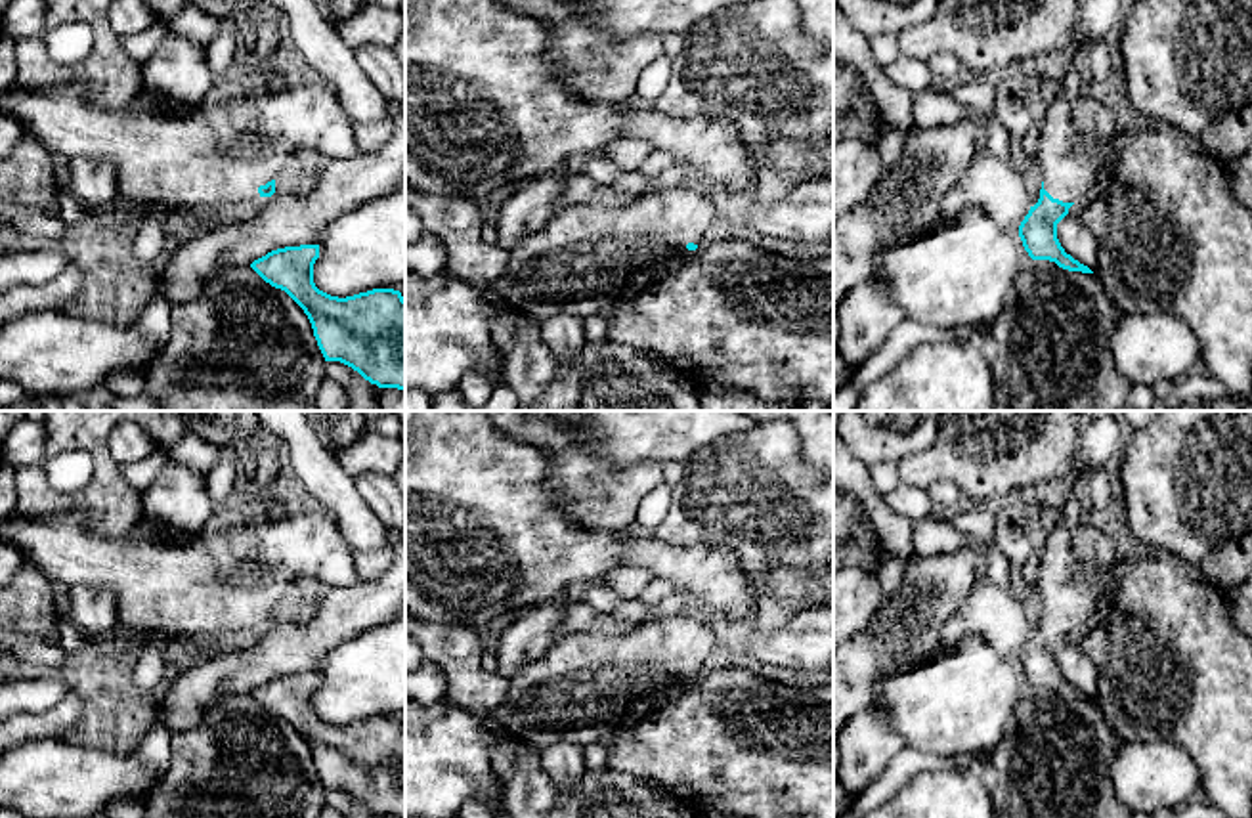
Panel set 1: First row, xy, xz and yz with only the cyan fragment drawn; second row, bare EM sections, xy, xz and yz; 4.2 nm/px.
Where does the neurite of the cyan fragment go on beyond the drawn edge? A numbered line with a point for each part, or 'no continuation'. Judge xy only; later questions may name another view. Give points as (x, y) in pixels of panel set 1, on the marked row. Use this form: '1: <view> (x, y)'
1: xy (209, 155)

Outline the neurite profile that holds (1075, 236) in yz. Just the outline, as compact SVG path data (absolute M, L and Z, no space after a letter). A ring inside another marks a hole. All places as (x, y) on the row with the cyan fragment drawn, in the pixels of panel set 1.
M1067 214L1057 224L1057 239L1067 254L1097 271L1097 239L1082 216Z

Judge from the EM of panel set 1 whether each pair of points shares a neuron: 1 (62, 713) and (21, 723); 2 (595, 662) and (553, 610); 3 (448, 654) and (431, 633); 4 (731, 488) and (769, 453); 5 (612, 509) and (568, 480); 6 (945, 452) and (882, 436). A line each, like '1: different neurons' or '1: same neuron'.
1: same neuron
2: different neurons
3: same neuron
4: same neuron
5: same neuron
6: different neurons

